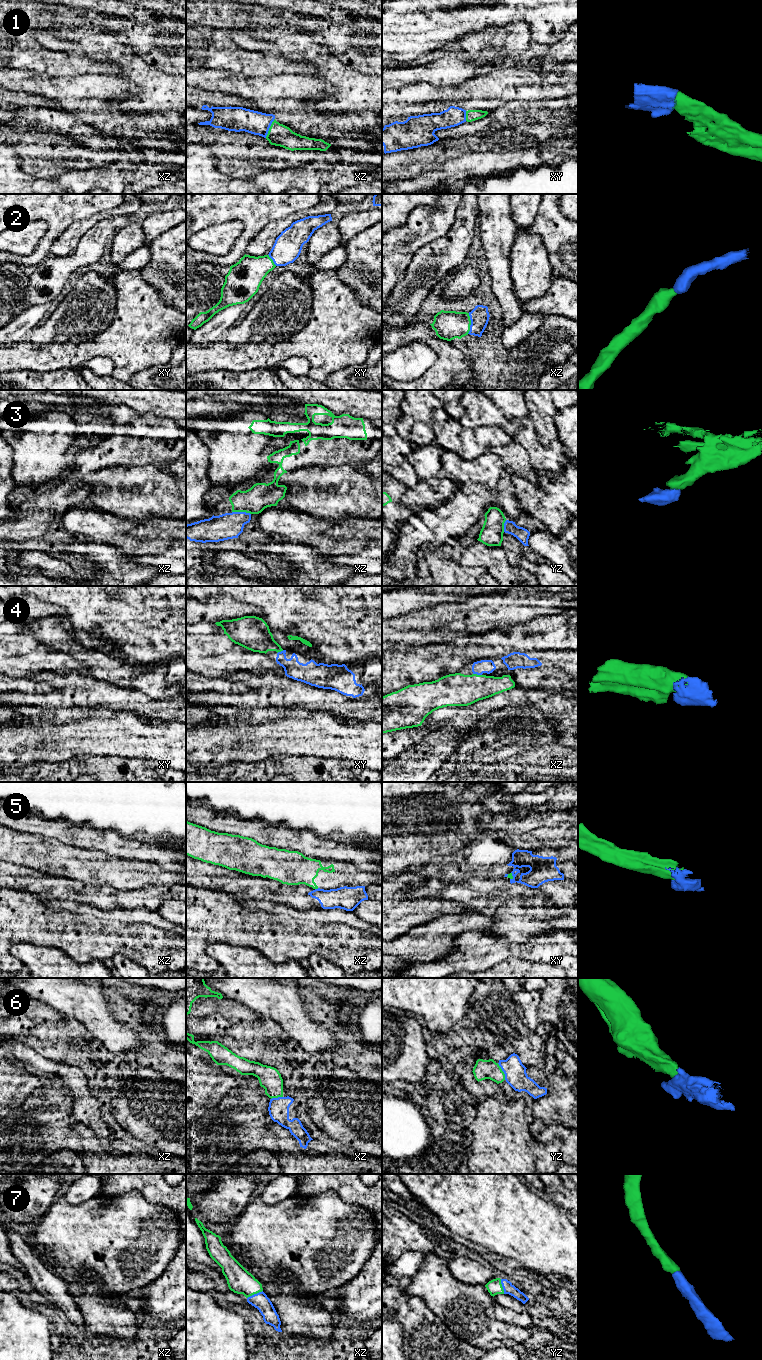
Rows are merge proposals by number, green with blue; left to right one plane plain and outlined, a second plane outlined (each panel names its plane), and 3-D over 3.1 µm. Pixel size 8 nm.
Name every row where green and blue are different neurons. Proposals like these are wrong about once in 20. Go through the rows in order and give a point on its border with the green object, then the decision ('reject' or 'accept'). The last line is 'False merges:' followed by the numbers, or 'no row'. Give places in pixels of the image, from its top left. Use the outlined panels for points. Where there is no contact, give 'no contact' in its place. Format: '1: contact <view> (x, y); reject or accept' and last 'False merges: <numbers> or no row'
1: contact xz (269, 128); accept
2: contact xz (470, 323); accept
3: contact xz (241, 511); accept
4: contact xz (476, 674); accept
5: contact xz (316, 888); reject
6: contact yz (502, 1071); accept
7: contact xz (254, 1293); accept
False merges: 5

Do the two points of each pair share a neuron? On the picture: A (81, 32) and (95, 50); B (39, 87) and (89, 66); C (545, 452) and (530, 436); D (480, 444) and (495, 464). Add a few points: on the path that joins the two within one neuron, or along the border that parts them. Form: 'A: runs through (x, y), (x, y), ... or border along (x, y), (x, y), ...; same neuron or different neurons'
A: border along (52, 35), (58, 38), (75, 40); different neurons
B: border along (43, 73), (49, 76), (89, 74); different neurons
C: runs through (540, 450), (531, 441); same neuron
D: border along (486, 451), (476, 459), (464, 460); different neurons

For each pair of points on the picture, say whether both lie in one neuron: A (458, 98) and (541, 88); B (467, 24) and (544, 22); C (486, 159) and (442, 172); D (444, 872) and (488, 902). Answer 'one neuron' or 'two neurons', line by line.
A: one neuron
B: one neuron
C: one neuron
D: two neurons

